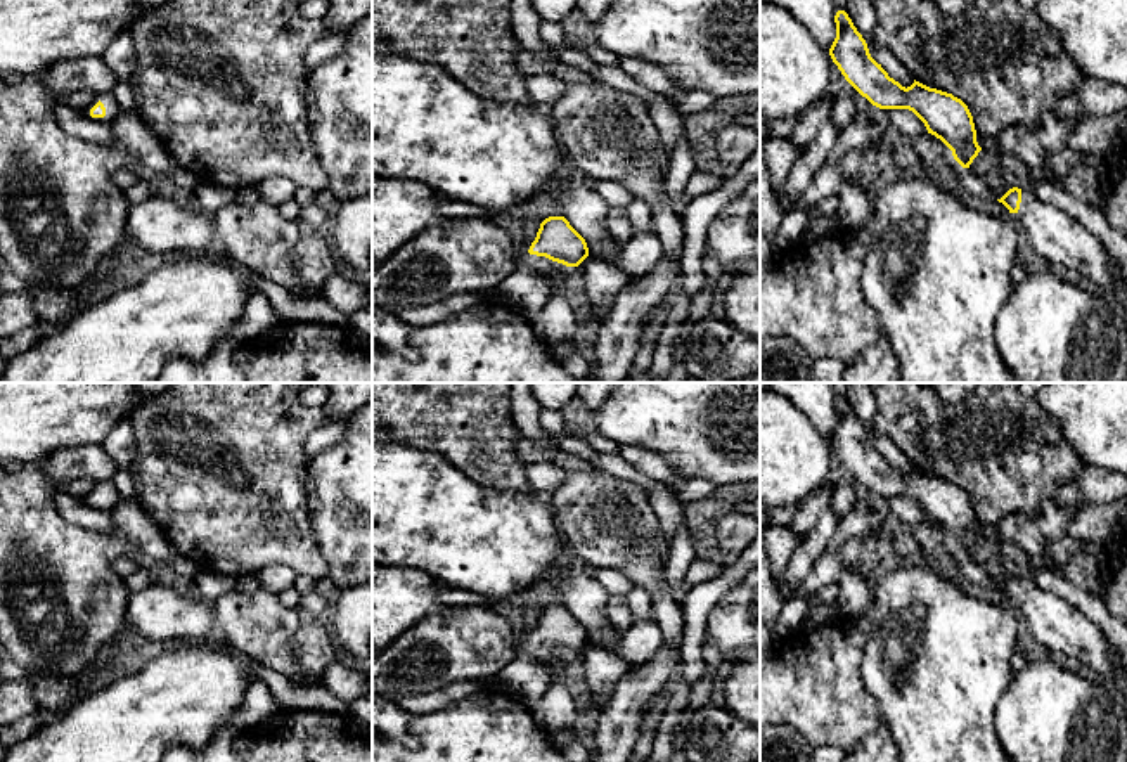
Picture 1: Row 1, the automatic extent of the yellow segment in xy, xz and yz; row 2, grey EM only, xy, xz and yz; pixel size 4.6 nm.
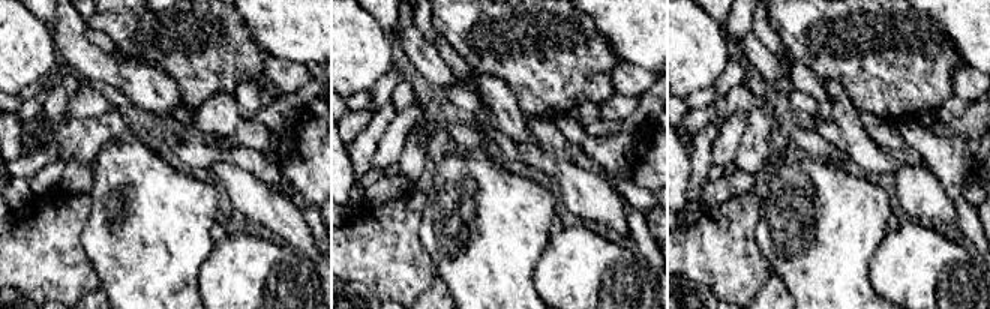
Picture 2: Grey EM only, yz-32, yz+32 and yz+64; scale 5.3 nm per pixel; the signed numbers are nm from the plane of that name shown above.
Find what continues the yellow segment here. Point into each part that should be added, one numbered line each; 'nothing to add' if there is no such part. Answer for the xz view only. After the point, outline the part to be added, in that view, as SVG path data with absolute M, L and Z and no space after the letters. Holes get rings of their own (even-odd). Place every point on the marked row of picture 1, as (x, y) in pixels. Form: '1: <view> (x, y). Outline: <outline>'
1: xz (558, 276). Outline: M528 253L525 256L525 265L528 270L537 275L542 275L547 281L552 294L559 294L564 287L578 284L576 268L570 268L545 256Z

